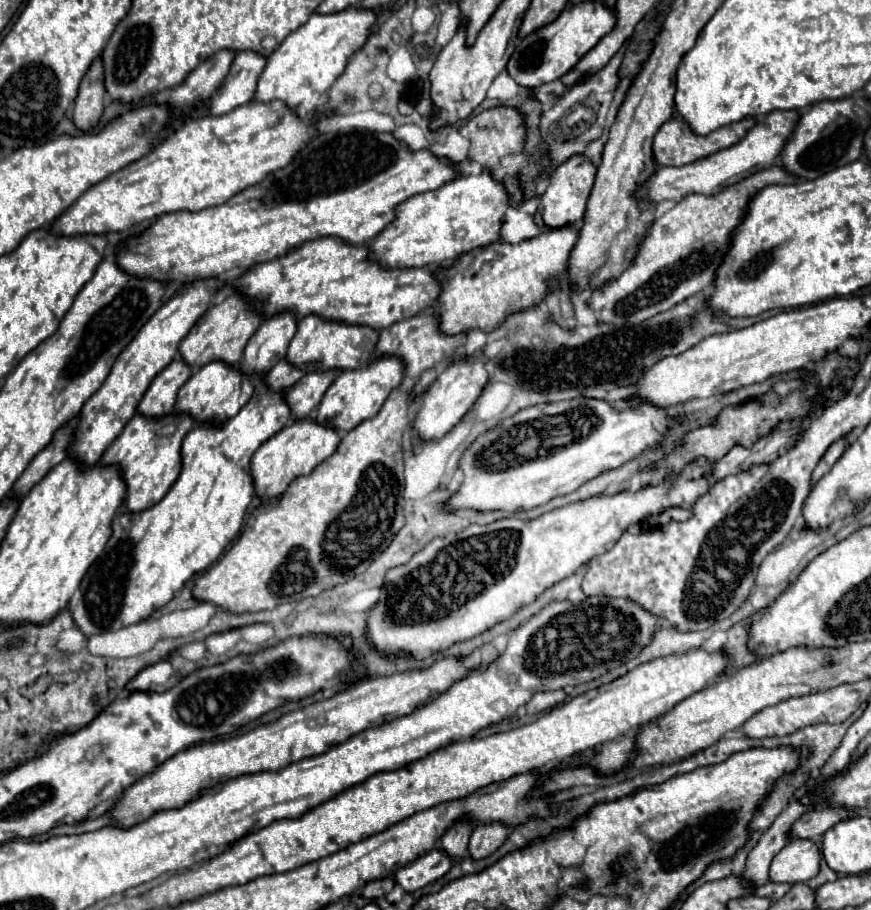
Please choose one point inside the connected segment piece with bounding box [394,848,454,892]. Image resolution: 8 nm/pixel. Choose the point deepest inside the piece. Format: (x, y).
(434, 864)

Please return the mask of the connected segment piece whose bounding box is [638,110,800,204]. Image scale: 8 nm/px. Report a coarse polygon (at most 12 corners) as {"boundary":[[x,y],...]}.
{"boundary":[[800,112],[760,116],[738,144],[658,168],[646,202],[718,194],[778,162]]}

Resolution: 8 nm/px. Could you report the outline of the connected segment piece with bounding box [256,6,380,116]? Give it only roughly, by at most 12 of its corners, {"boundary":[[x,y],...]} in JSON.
{"boundary":[[378,10],[314,12],[270,54],[256,100],[300,116],[366,44]]}

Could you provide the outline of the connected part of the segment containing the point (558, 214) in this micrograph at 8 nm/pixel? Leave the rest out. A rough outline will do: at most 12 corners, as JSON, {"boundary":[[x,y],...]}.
{"boundary":[[576,154],[552,174],[538,212],[550,228],[582,220],[596,166]]}

